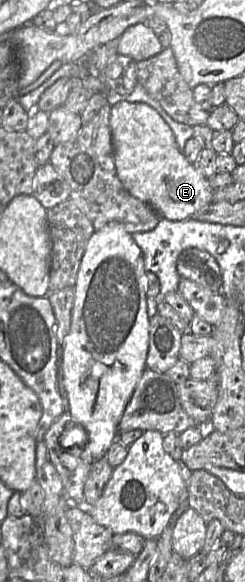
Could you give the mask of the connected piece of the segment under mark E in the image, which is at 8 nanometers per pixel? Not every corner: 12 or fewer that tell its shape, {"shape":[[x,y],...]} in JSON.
{"shape":[[144,103],[111,106],[119,180],[161,218],[213,202],[208,178]]}

